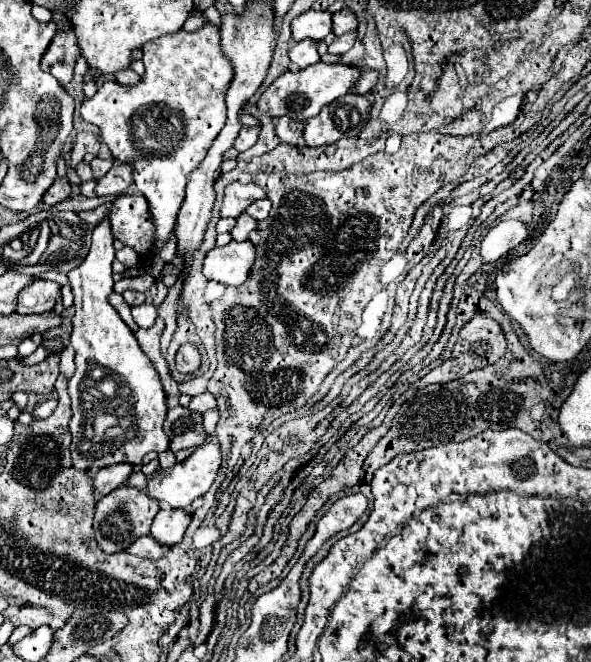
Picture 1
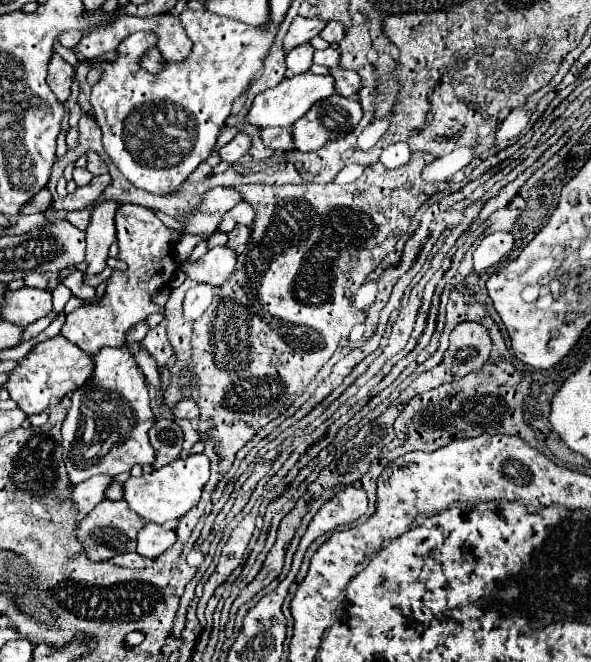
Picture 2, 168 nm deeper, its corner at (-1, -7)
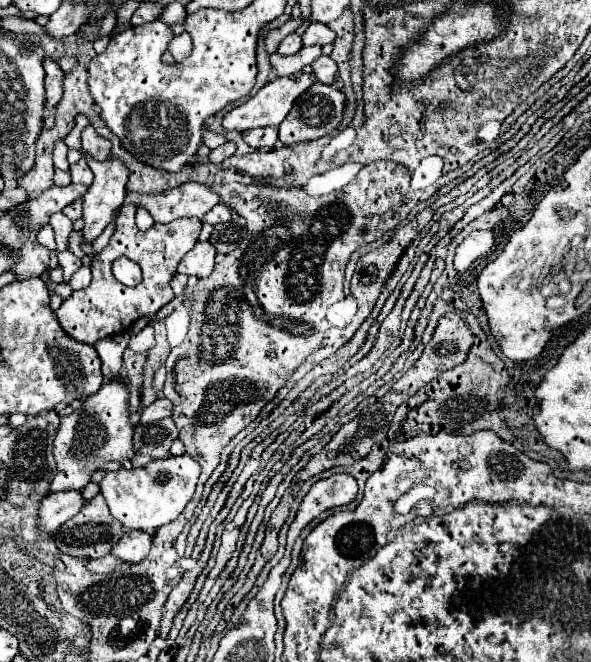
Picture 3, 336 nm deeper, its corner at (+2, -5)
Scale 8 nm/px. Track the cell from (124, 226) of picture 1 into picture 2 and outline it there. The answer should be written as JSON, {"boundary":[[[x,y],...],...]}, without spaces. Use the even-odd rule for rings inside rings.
{"boundary":[[[121,205],[115,217],[117,225],[117,259],[125,261],[129,267],[123,273],[113,273],[107,279],[107,289],[103,299],[97,305],[83,305],[71,311],[65,319],[61,335],[75,343],[79,349],[95,355],[103,347],[121,347],[125,345],[127,331],[145,321],[151,313],[163,313],[163,307],[153,303],[153,297],[169,283],[171,275],[177,271],[175,245],[181,235],[165,227],[163,221],[143,205]]]}

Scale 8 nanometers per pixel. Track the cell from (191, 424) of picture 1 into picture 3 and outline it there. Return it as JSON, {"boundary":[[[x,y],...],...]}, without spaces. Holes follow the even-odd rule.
{"boundary":[[[162,419],[150,425],[136,425],[134,433],[134,447],[136,457],[132,459],[134,467],[144,467],[154,459],[170,457],[170,447],[178,439],[178,429],[172,419]]]}

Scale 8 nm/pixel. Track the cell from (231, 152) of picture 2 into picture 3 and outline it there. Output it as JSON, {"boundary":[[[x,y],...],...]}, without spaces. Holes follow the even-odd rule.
{"boundary":[[[228,141],[228,143],[220,145],[220,147],[216,147],[216,149],[210,153],[210,157],[208,157],[208,159],[210,159],[212,163],[222,163],[224,159],[232,157],[232,155],[234,155],[234,151],[236,151],[236,143]]]}

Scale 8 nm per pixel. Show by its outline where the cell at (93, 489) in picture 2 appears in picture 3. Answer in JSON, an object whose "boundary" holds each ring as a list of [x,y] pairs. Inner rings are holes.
{"boundary":[[[60,491],[50,493],[40,503],[40,529],[54,533],[62,523],[66,523],[70,517],[80,513],[84,507],[82,491]]]}

